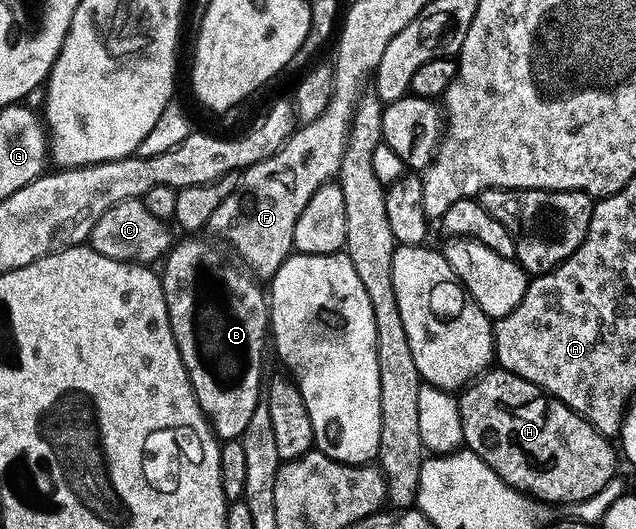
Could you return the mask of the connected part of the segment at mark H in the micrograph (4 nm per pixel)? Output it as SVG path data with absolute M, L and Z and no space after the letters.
M500 366L484 372L460 393L459 403L464 447L477 454L515 491L524 493L542 505L560 506L565 503L586 502L603 491L609 482L618 479L619 452L614 441L603 435L595 425L588 424L563 402L513 372L507 372Z

